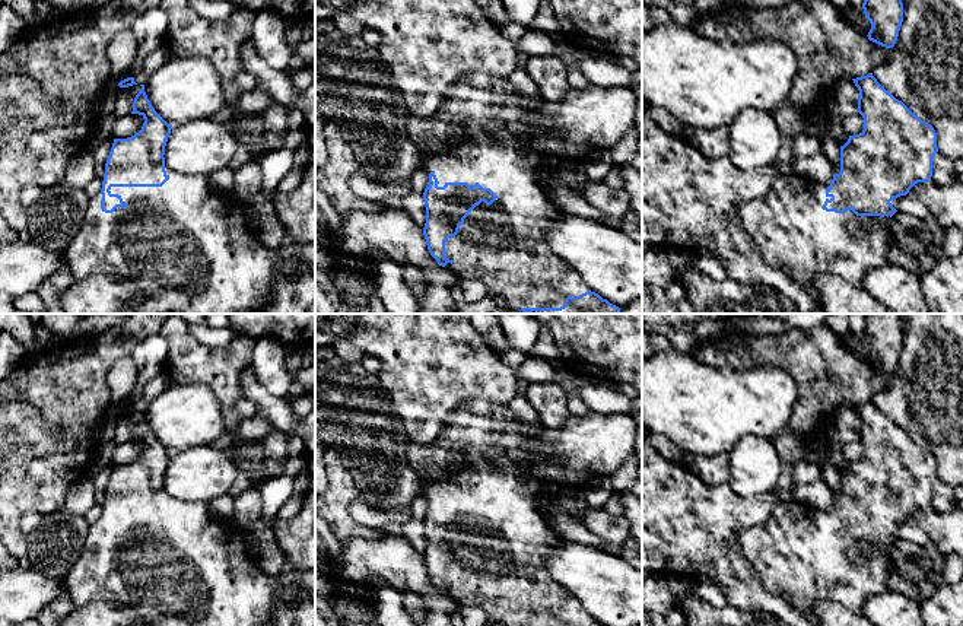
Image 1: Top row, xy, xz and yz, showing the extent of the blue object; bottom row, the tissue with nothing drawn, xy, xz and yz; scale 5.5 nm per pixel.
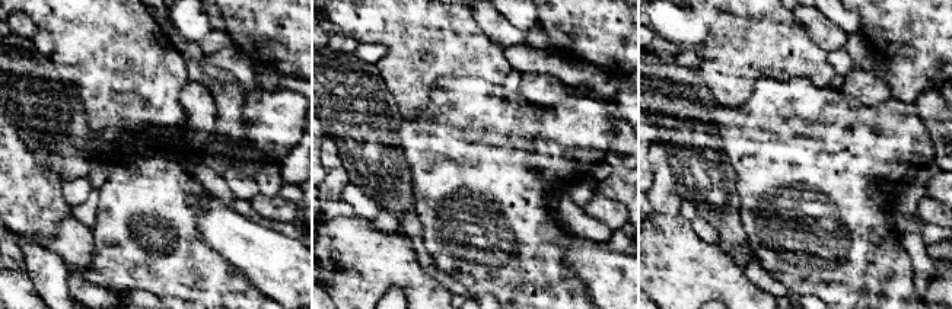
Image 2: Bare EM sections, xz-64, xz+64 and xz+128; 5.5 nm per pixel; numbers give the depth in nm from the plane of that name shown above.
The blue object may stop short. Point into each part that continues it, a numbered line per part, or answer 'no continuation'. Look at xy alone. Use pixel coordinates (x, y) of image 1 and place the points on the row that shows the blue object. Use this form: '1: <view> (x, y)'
1: xy (186, 248)

